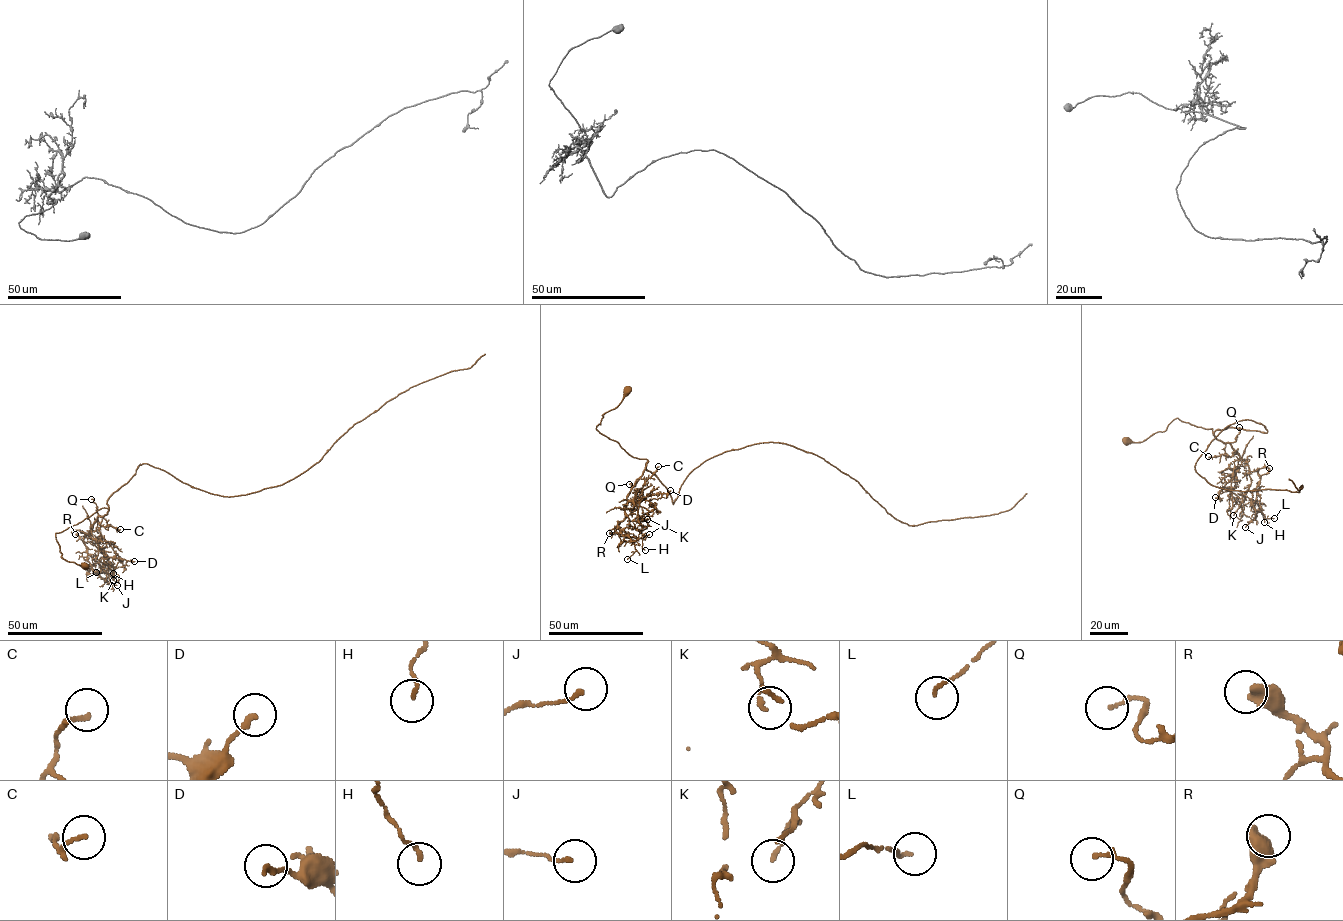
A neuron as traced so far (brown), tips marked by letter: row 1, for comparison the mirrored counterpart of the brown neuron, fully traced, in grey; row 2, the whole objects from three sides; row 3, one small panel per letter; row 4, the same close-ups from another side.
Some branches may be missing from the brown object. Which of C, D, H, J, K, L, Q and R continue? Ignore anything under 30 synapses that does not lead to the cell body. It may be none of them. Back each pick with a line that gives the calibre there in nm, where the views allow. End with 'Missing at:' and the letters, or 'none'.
Missing at: none

